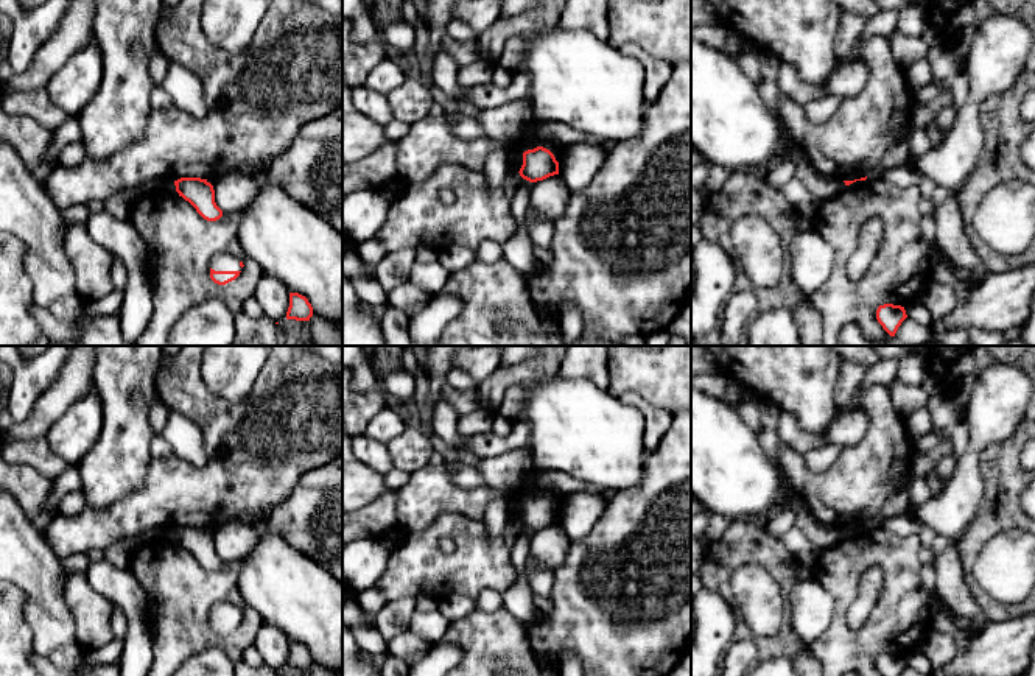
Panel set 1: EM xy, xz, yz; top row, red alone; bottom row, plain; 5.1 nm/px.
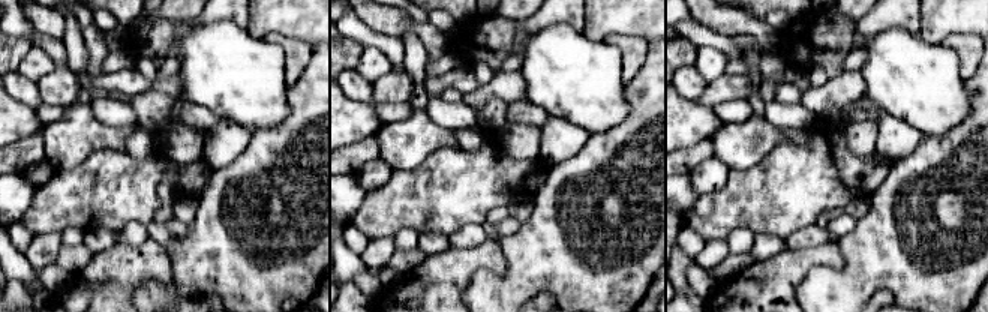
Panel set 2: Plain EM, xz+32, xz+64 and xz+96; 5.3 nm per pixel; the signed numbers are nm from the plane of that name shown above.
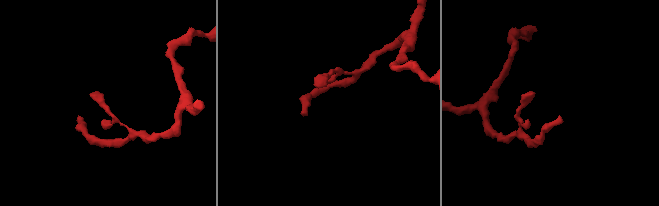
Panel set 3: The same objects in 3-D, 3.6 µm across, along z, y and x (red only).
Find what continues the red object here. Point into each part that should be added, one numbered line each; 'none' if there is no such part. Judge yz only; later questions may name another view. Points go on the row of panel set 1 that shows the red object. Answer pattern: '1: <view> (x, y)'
none

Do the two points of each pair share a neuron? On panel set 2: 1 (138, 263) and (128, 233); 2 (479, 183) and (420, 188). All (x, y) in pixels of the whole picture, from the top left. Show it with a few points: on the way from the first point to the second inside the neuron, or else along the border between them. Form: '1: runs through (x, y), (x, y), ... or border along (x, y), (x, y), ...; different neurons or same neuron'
1: border along (149, 237), (137, 245), (117, 243); different neurons
2: runs through (464, 186), (435, 188); same neuron

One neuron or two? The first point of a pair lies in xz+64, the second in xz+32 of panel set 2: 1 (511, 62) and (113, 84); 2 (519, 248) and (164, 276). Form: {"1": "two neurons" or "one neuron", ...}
{"1": "one neuron", "2": "two neurons"}

